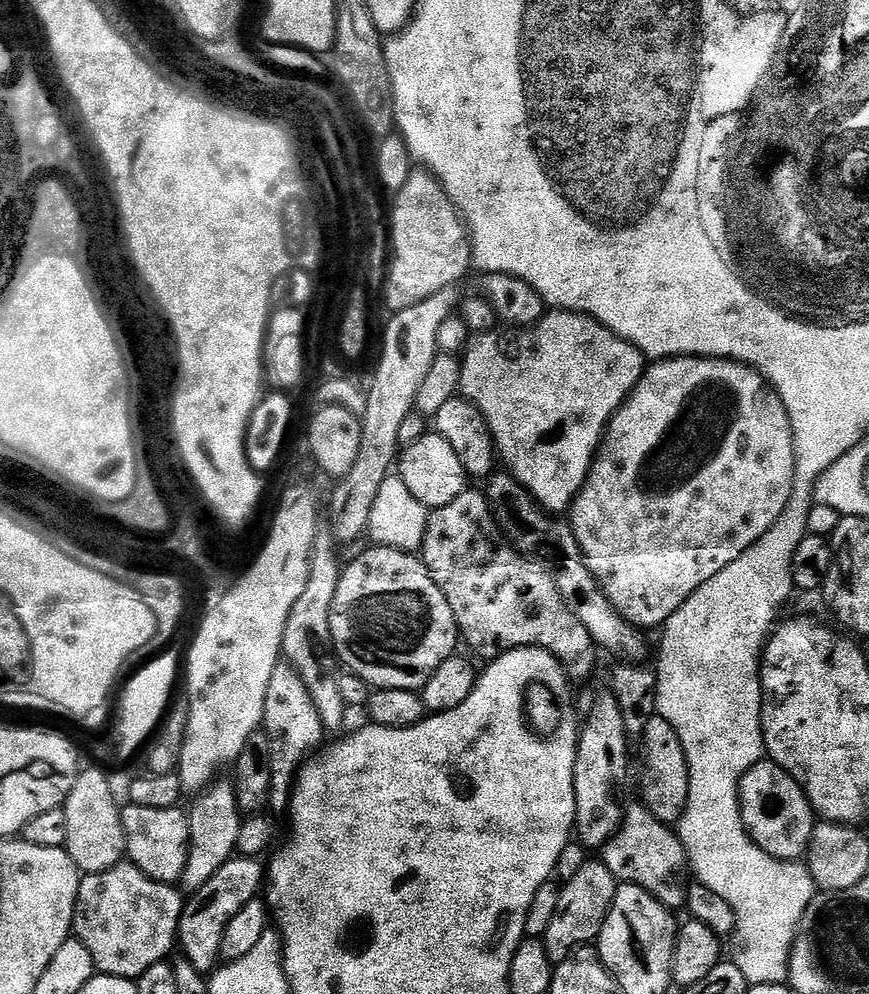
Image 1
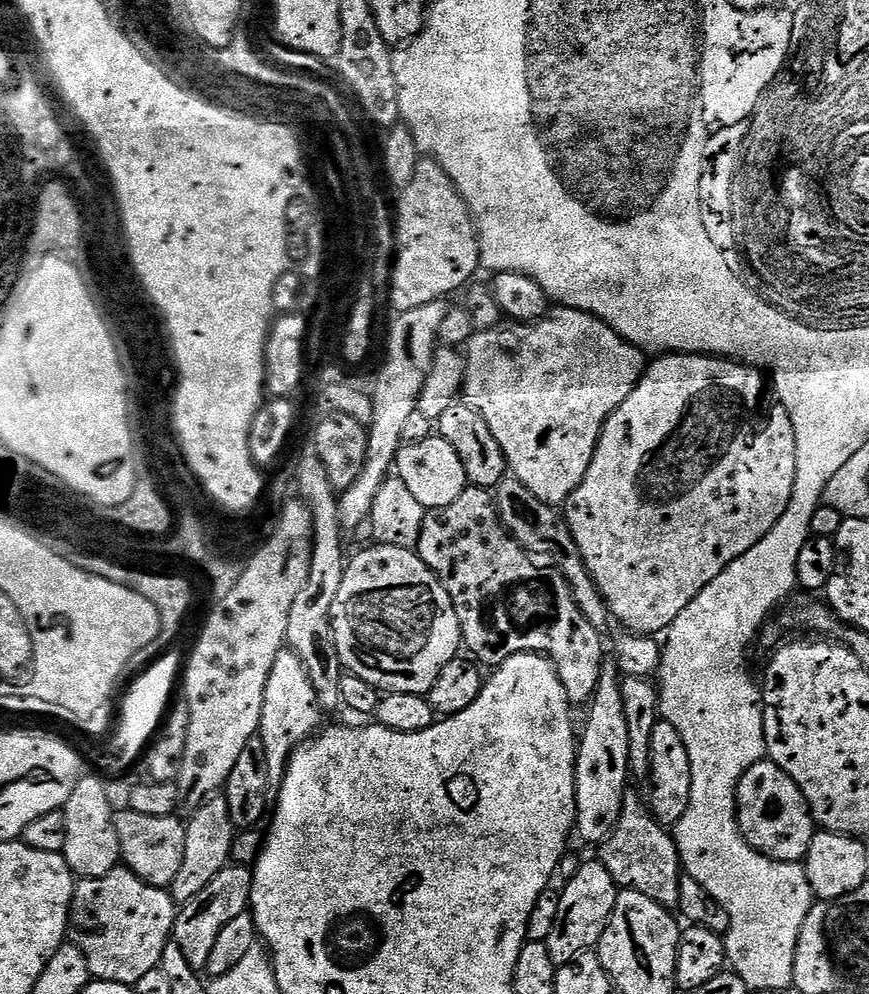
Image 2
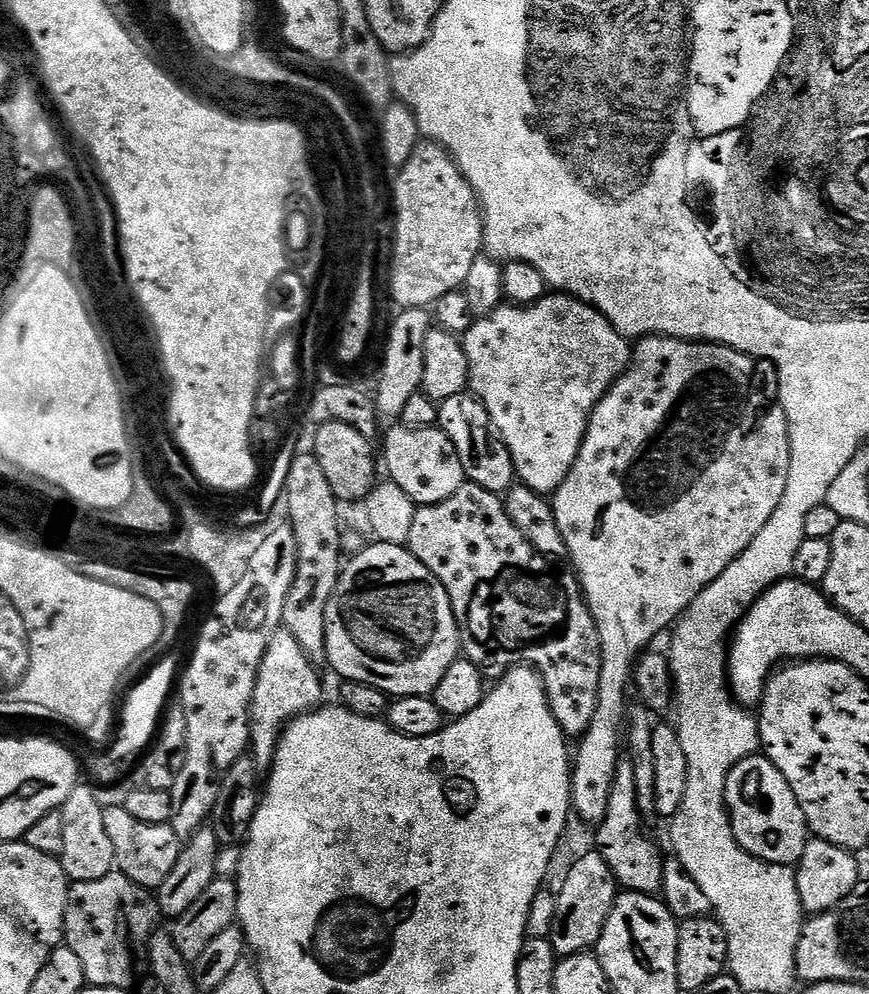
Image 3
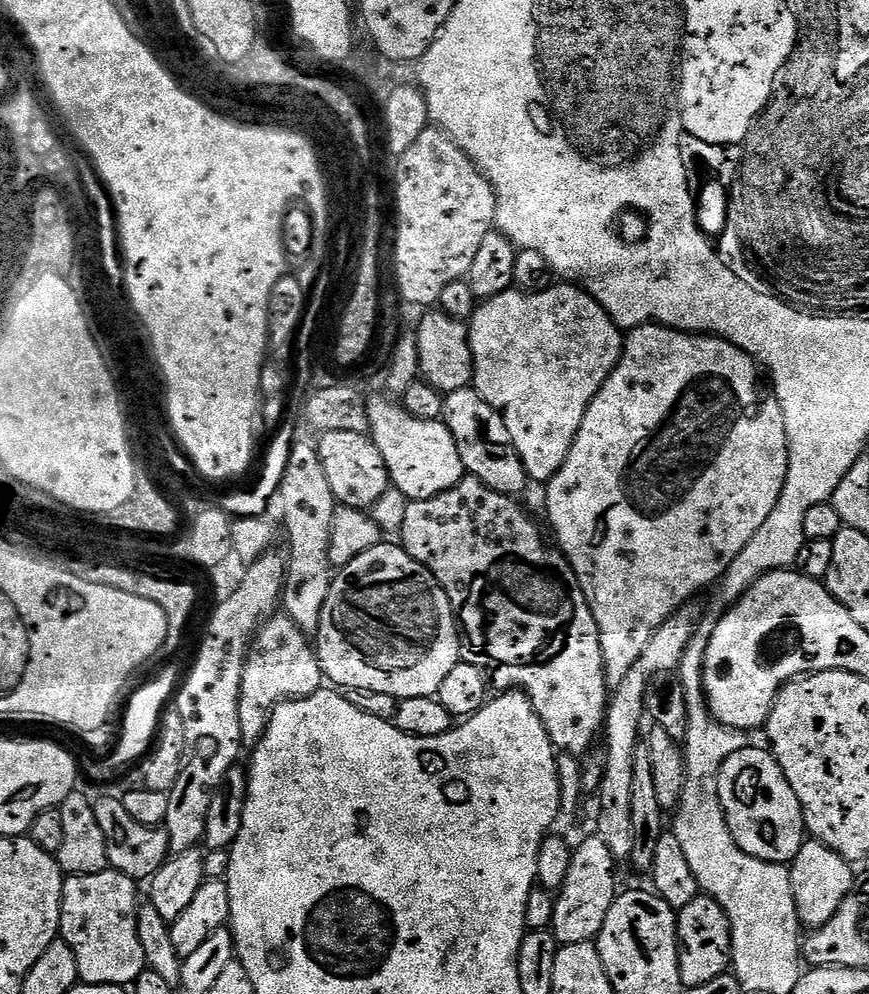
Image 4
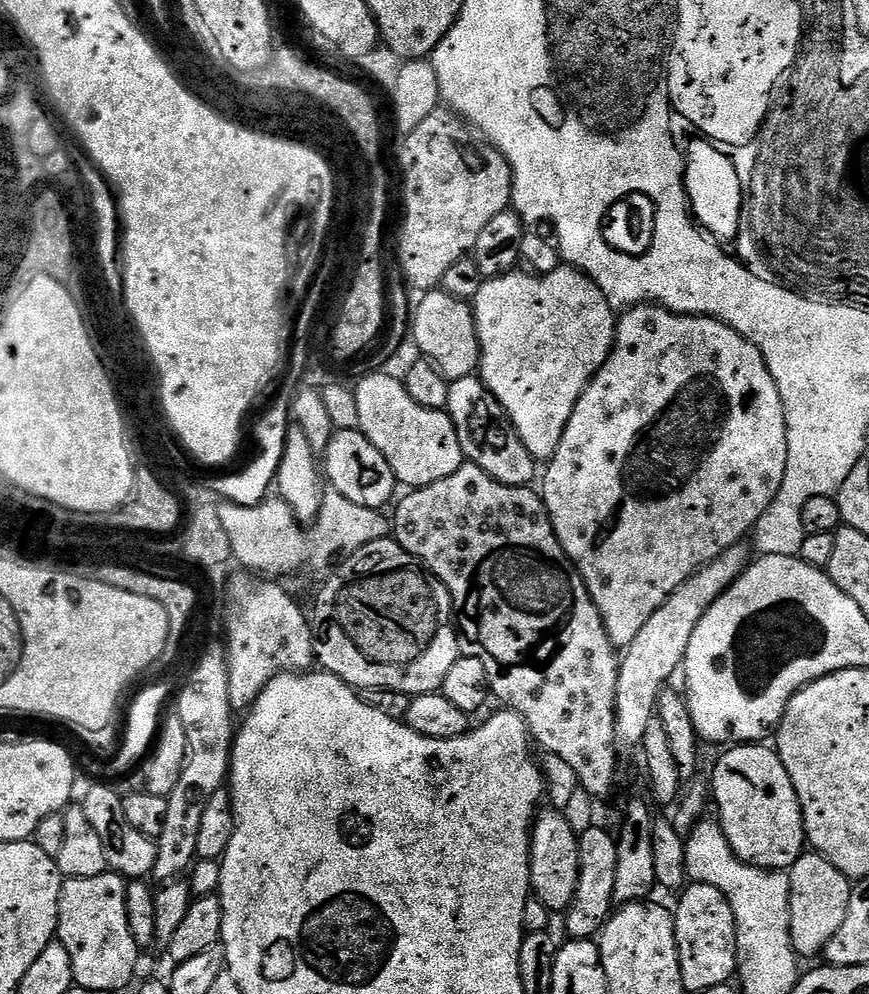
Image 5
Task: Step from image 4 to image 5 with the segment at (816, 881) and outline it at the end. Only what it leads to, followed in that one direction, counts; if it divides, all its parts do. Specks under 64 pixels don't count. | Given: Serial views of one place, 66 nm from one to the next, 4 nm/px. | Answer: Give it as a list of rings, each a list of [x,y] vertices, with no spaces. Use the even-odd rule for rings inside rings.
[[[815,850],[805,851],[803,856],[787,869],[790,886],[790,938],[797,957],[817,956],[824,947],[838,934],[842,918],[850,906],[850,894],[853,881],[844,876],[825,856]]]

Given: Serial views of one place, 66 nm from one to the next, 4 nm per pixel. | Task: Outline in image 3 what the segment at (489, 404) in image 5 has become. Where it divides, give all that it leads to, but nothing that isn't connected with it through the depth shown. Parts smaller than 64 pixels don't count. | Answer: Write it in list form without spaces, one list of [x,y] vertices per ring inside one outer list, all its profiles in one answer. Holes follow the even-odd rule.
[[[463,392],[454,398],[439,401],[438,407],[440,409],[438,427],[444,431],[446,438],[450,438],[450,442],[454,442],[454,450],[458,450],[458,458],[462,462],[465,477],[471,483],[491,492],[507,493],[508,489],[517,483],[516,467],[510,450],[492,424],[484,403],[468,392]]]

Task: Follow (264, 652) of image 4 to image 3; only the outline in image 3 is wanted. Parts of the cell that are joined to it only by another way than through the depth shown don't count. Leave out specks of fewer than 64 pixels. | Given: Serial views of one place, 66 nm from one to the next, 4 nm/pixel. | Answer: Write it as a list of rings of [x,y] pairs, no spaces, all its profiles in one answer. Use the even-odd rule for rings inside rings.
[[[281,630],[274,634],[274,638],[270,638],[270,650],[264,655],[264,661],[258,670],[254,698],[250,702],[248,727],[250,752],[256,757],[256,763],[261,769],[271,769],[280,736],[288,724],[297,716],[313,711],[323,701],[320,699],[324,696],[324,688],[320,685],[320,676],[316,672],[319,672],[317,665],[310,662],[294,634]]]

